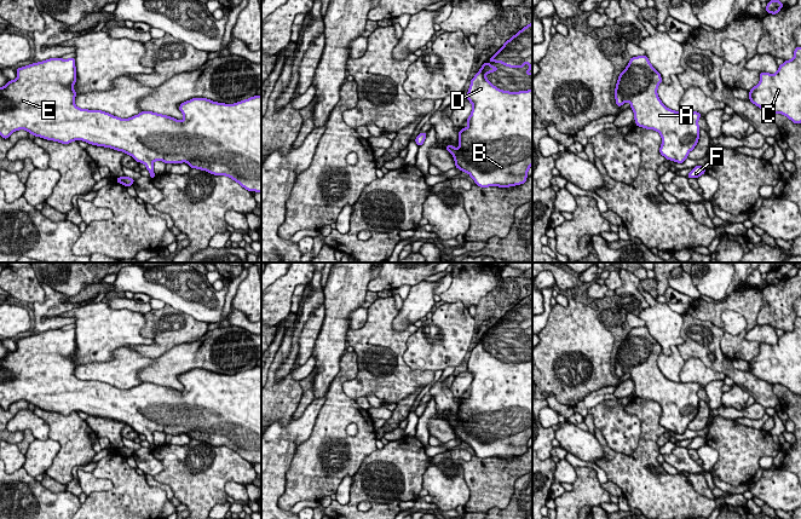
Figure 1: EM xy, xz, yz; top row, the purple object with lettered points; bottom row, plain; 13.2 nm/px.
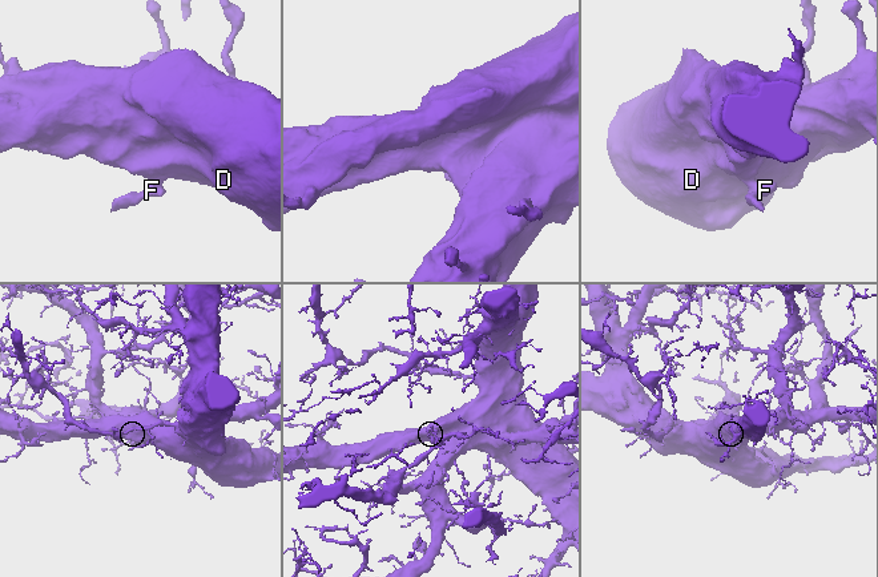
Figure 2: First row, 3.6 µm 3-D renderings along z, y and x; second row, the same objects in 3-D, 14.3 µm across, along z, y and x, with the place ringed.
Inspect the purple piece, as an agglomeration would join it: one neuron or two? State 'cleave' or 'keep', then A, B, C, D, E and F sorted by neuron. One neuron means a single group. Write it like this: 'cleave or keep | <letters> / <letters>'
keep | A B C D E F

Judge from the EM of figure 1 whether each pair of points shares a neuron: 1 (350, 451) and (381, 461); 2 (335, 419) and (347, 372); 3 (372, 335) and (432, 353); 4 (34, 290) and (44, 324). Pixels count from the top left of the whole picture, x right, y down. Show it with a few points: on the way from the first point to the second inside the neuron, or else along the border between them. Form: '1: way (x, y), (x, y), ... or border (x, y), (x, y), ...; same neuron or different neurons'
1: border (376, 449), (363, 460), (359, 468), (351, 476); different neurons
2: way (335, 407), (336, 384); same neuron
3: border (419, 328), (407, 340), (403, 356), (411, 370); different neurons
4: border (40, 283), (44, 290), (44, 300), (33, 304); different neurons

